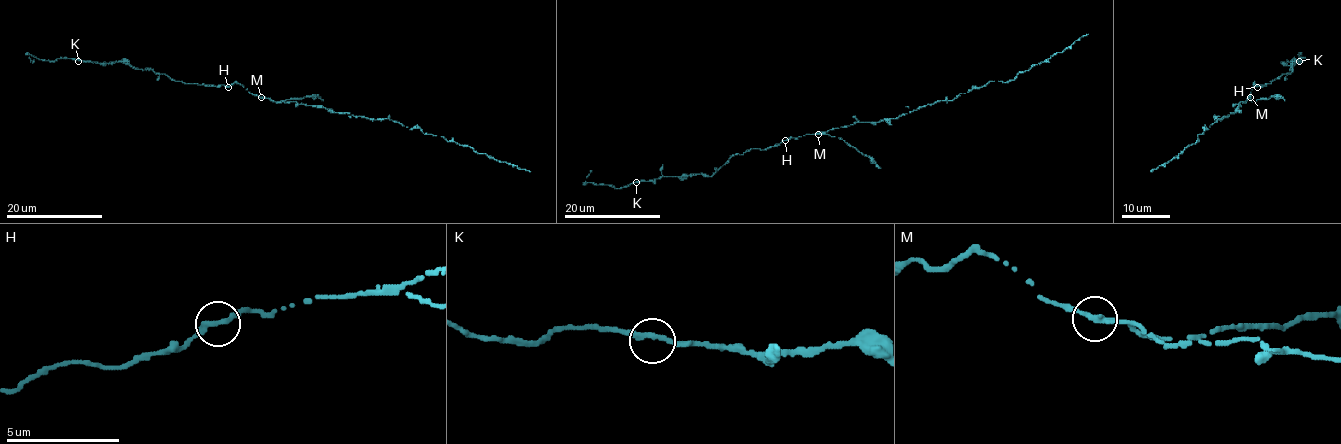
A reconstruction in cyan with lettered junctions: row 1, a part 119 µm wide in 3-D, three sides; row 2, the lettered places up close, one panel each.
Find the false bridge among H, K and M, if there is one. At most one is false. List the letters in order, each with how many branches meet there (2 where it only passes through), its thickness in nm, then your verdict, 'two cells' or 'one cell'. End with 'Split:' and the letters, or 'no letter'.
H: branches 2; calibre 280 nm; one cell
K: branches 2; calibre 260 nm; one cell
M: branches 2; calibre 280 nm; two cells
Split: M

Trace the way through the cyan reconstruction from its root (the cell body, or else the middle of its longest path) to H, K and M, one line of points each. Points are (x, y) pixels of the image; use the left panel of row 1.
H: (281, 102), (254, 96), (240, 83), (234, 82), (228, 87)
K: (281, 102), (254, 96), (235, 82), (229, 86), (186, 83), (122, 62), (78, 61)
M: (281, 102), (260, 97)

